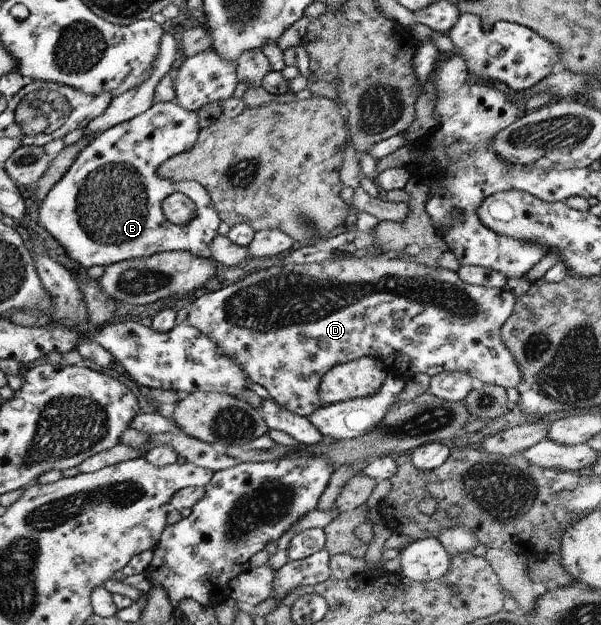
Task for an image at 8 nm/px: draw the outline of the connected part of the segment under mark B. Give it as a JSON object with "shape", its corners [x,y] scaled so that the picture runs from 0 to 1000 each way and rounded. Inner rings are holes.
{"shape":[[[255,163],[243,178],[166,213],[130,242],[110,277],[77,309],[65,325],[58,352],[98,392],[100,403],[146,430],[153,424],[178,424],[206,416],[246,411],[281,402],[313,402],[323,411],[339,411],[349,386],[361,378],[366,352],[349,328],[343,304],[326,290],[283,290],[263,283],[263,266],[276,254],[306,245],[329,219],[326,179],[309,178],[283,163]],[[300,307],[323,325],[323,347],[309,360],[286,360],[268,336],[268,325],[285,309]]]}

